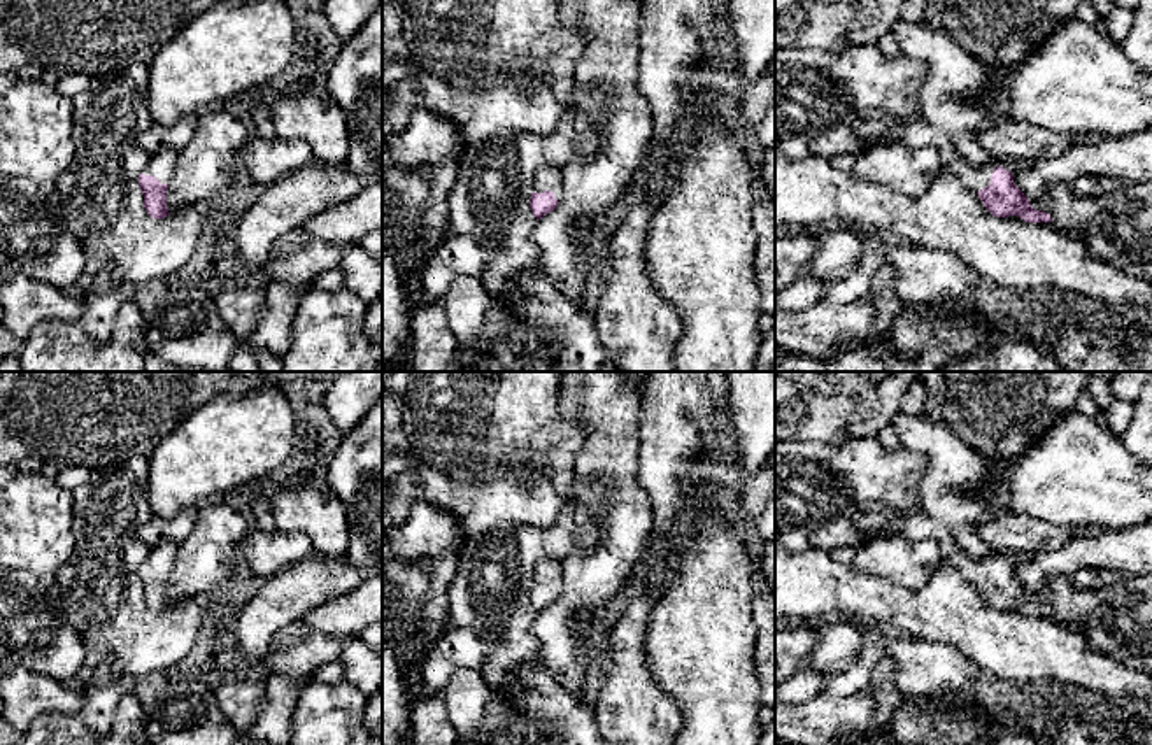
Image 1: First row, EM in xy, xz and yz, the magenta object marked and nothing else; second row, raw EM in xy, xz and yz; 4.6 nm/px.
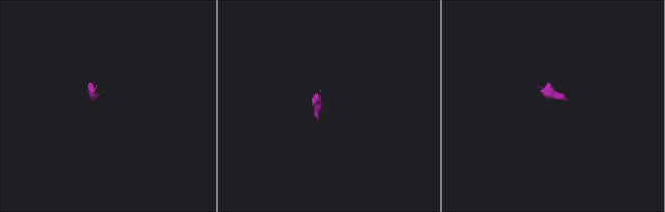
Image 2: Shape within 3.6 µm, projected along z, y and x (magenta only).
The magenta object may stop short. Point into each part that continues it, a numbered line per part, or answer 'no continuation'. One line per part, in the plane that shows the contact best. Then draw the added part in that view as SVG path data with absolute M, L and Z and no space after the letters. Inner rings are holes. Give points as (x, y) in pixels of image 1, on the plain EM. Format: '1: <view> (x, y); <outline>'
1: yz (872, 517); M866 501L856 510L856 526L866 533L882 536L901 536L912 540L935 538L942 543L943 556L952 559L961 573L973 584L989 578L994 561L999 557L1010 563L1008 554L996 552L984 559L971 559L952 540L949 529L933 521L924 510L917 508L912 514L901 514L878 501Z

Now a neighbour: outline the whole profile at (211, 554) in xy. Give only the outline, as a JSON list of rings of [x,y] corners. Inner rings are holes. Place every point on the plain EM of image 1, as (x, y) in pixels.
[[[202,503],[193,531],[179,543],[167,582],[167,600],[202,600],[242,570],[240,543],[249,529],[251,519],[233,507]]]

